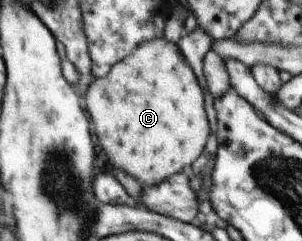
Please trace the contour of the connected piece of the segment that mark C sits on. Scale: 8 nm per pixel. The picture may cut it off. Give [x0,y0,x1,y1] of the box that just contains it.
[85,37,210,186]

